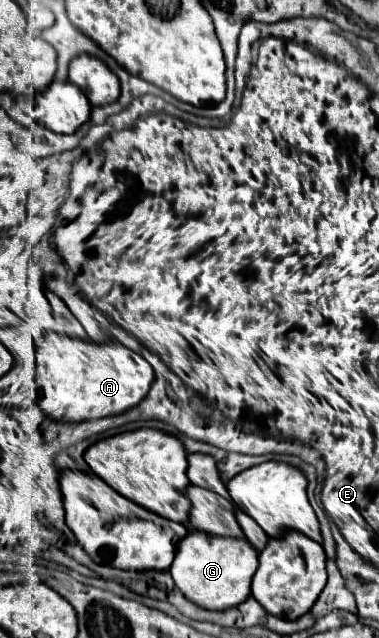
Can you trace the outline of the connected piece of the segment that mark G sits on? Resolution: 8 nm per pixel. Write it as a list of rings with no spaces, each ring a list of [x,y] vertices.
[[[190,530],[178,544],[176,558],[170,566],[170,574],[180,592],[194,604],[206,610],[228,610],[242,604],[250,596],[250,584],[258,570],[258,552],[248,540],[232,540],[220,536],[208,536],[204,532]]]

